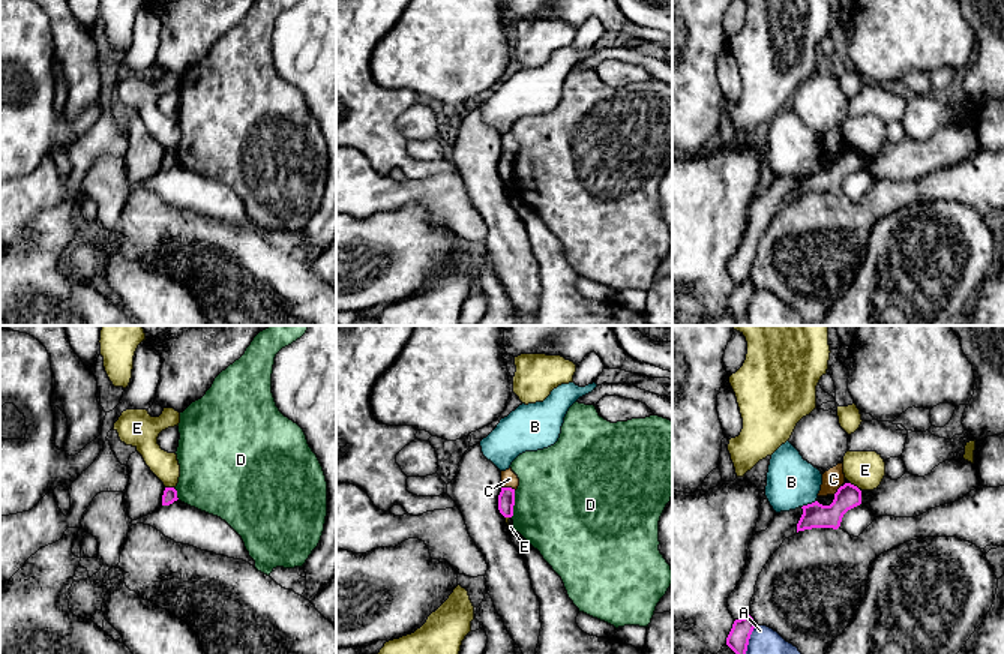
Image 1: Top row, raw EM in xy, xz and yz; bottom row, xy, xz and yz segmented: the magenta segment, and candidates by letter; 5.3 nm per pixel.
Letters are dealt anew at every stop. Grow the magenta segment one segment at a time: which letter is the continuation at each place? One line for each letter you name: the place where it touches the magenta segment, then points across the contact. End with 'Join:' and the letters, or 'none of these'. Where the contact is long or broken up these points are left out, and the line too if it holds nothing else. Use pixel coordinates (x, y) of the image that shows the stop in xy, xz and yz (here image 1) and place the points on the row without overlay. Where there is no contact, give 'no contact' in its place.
Join: none of these

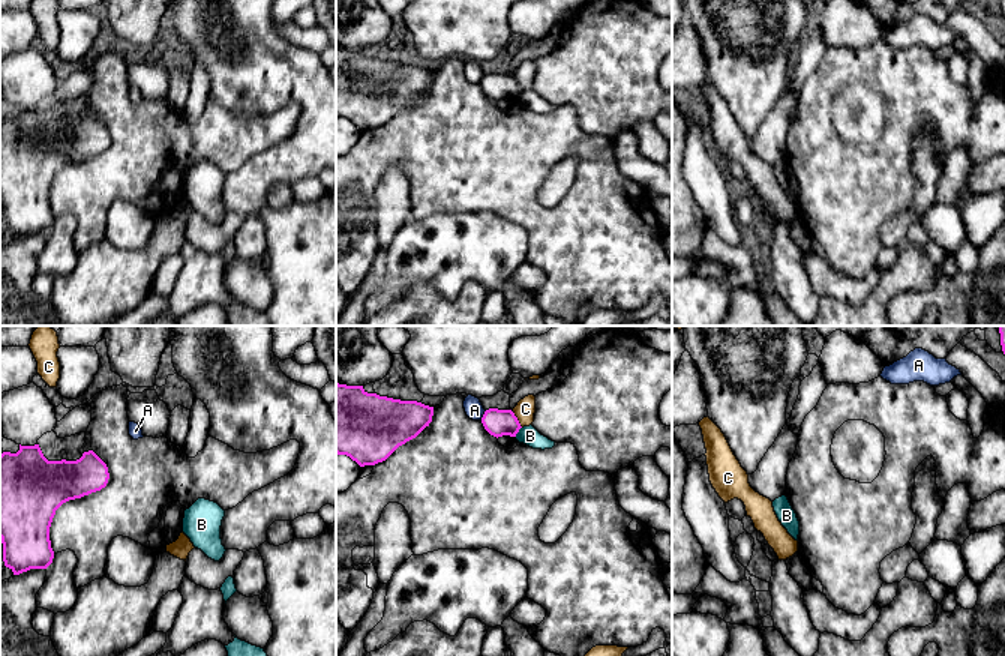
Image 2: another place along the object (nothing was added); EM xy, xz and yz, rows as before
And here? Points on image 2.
Join: none of these

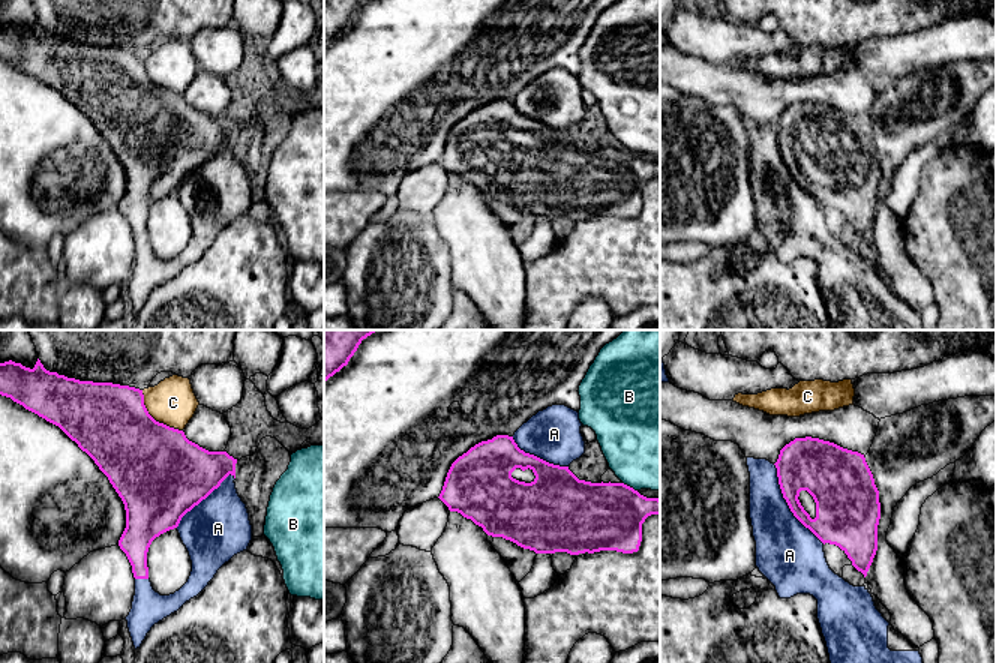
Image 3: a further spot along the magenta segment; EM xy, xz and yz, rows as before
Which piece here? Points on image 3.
A: meets magenta in yz at (788, 168)
Join: A

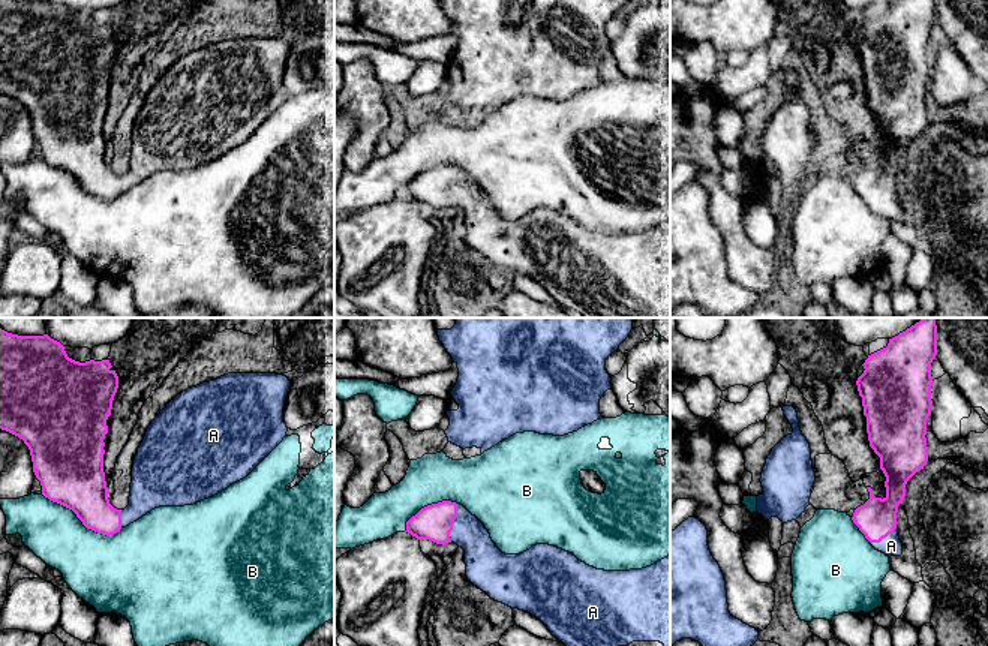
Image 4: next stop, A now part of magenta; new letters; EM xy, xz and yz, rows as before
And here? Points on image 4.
A: meets magenta in xz at (453, 188); runs through xz (435, 186), (453, 188), (480, 215), (483, 224)
Join: A

